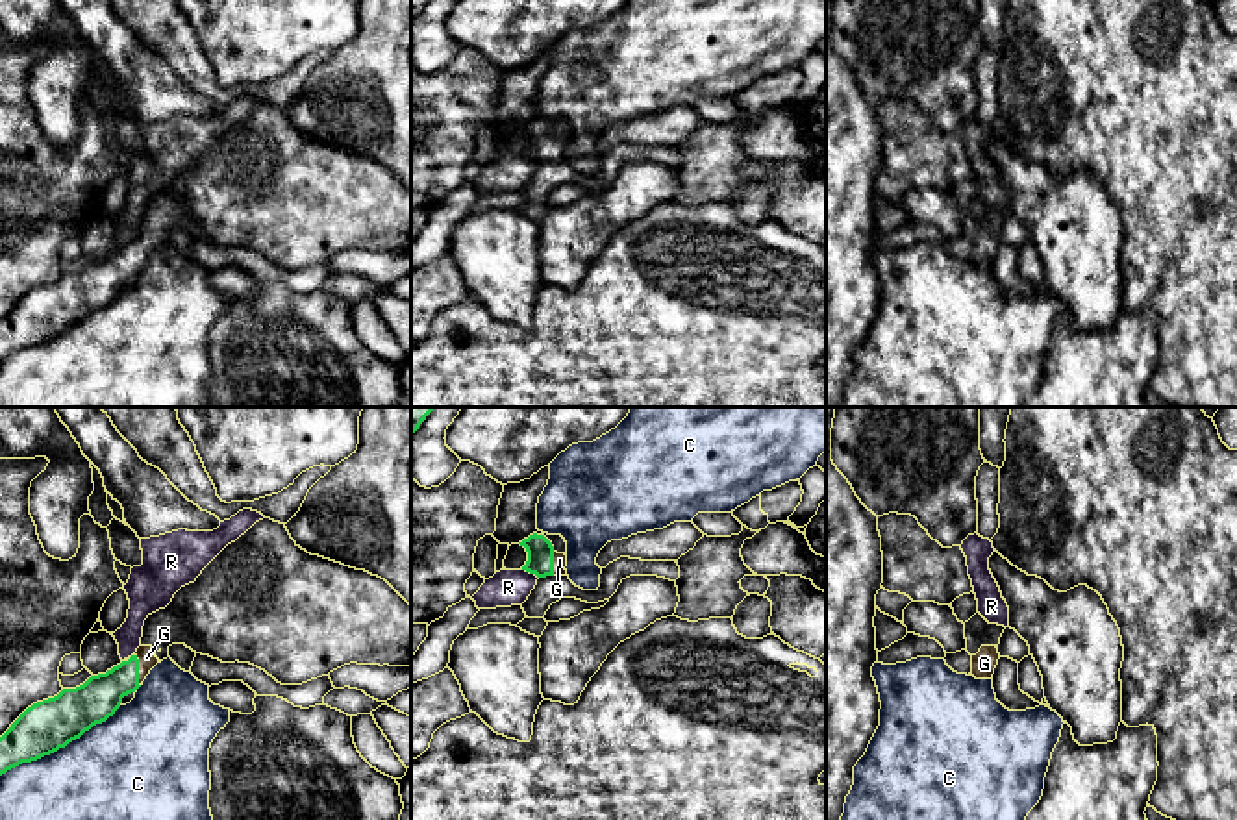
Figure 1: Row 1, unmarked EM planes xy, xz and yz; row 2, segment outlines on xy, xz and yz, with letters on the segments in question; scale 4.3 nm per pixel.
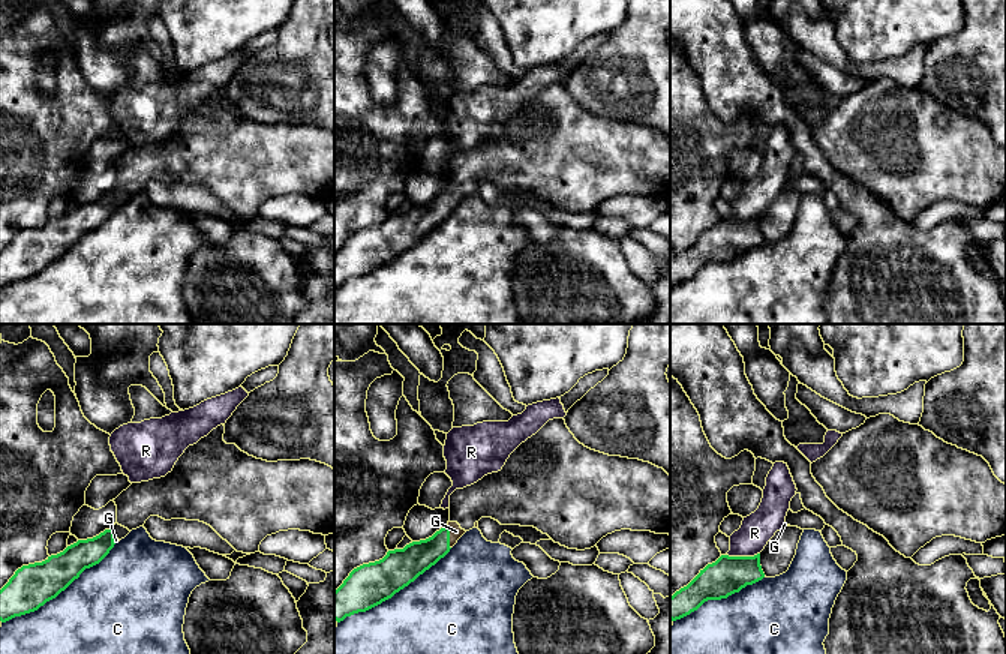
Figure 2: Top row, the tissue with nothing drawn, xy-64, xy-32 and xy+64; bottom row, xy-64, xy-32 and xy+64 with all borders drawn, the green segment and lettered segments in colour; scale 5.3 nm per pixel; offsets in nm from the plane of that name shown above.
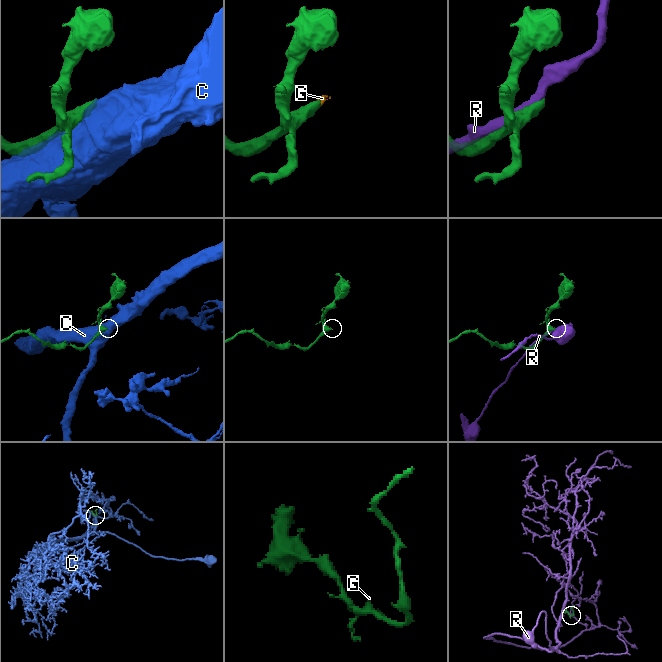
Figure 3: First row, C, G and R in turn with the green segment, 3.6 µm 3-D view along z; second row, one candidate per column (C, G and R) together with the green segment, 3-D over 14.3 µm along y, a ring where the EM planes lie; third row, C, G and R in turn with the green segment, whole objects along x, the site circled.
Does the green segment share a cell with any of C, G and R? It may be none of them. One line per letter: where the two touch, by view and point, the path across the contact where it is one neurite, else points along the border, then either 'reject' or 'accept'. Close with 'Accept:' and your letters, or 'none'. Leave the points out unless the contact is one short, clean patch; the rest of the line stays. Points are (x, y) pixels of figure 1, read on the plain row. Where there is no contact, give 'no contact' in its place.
C: meets green in xy at (60, 332); reject
G: meets green in xy at (137, 256); runs through xy (93, 287), (137, 256), (147, 243); accept
R: meets green in xz at (530, 158); reject
Accept: G

